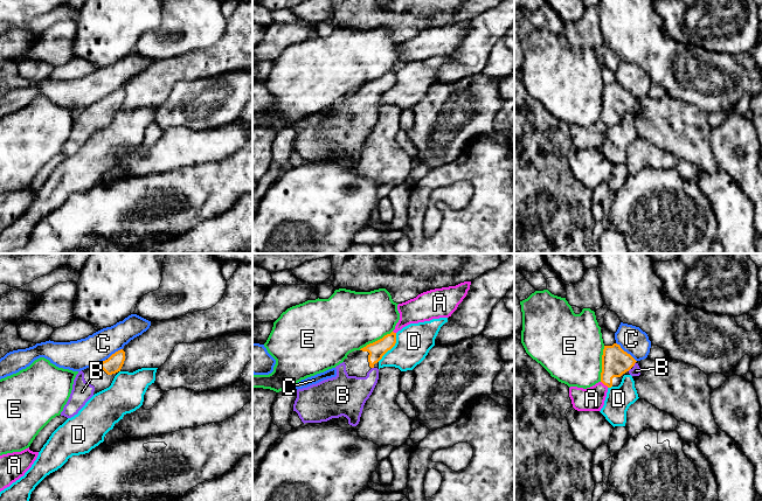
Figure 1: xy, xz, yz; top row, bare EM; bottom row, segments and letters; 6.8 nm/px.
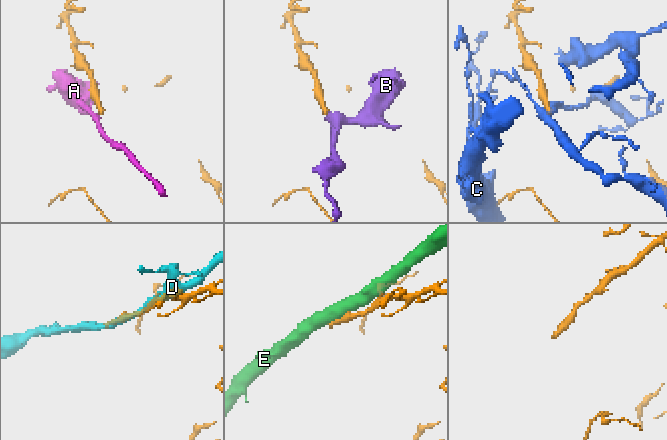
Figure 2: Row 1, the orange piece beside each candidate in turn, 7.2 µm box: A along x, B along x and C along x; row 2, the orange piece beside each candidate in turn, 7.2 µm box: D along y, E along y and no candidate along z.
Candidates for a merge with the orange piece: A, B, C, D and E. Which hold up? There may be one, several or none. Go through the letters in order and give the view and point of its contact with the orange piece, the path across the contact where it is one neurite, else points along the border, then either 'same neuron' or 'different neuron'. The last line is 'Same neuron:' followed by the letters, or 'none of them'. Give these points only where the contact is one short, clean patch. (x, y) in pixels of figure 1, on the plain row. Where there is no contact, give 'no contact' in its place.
A: meets orange in yz at (604, 123); border along yz (601, 119), (608, 125); different neuron
B: meets orange in yz at (634, 103); runs through yz (615, 99), (634, 103), (636, 109); same neuron
C: meets orange in yz at (625, 90); different neuron
D: meets orange in xz at (392, 85); different neuron
E: meets orange in yz at (602, 102); different neuron
Same neuron: B

